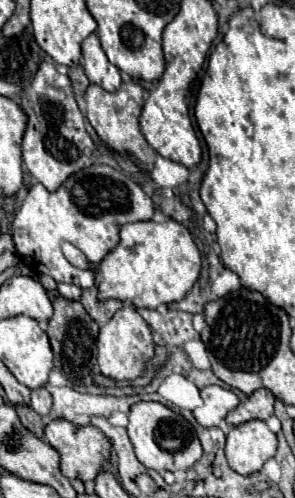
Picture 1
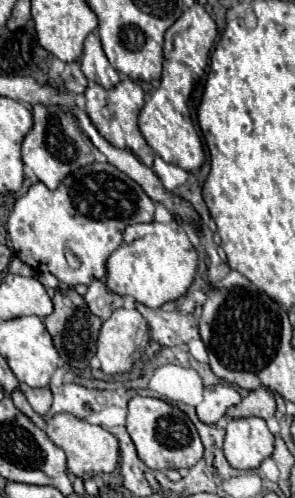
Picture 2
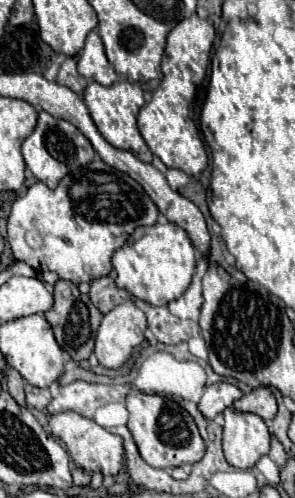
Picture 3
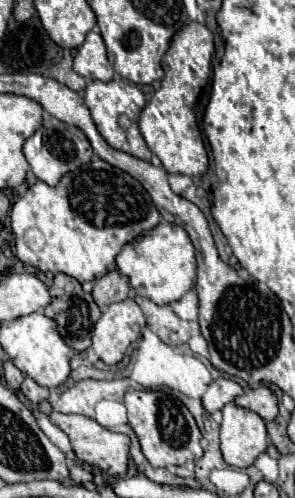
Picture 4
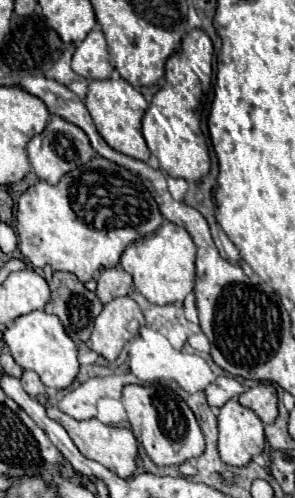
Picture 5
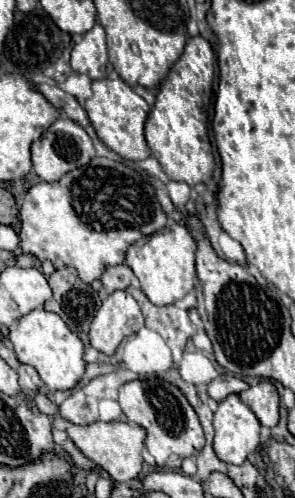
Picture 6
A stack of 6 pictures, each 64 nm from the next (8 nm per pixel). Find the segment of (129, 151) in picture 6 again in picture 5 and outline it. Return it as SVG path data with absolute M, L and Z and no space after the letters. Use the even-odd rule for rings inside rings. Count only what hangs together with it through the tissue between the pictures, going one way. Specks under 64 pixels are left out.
M110 78L108 80L92 80L84 104L96 124L96 130L100 132L100 136L106 140L106 144L110 148L114 148L116 152L126 154L130 158L142 160L142 162L146 162L150 158L150 150L148 150L146 140L142 136L142 116L148 108L148 102L126 80L122 80L122 78L118 78L118 80L110 80Z

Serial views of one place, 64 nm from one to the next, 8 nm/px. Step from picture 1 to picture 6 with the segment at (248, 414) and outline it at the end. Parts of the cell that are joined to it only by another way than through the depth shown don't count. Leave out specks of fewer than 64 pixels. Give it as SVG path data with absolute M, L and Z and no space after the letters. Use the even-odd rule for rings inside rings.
M262 380L256 386L238 394L240 400L256 414L262 426L276 426L278 424L278 390L270 380Z

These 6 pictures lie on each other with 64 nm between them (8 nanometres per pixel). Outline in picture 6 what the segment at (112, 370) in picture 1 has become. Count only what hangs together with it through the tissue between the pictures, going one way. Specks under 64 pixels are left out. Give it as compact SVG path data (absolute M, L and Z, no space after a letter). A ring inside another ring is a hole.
M126 290L112 292L102 300L90 324L90 344L110 356L116 352L118 344L140 326L144 326L144 316L138 302Z

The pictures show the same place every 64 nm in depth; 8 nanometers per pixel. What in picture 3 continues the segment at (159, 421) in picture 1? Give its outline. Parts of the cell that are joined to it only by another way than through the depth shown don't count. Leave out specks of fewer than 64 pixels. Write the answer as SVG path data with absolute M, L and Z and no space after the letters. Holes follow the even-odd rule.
M130 392L126 396L126 408L130 412L128 428L138 444L142 458L154 468L176 468L184 464L194 464L204 456L204 444L196 428L194 418L172 398L160 394Z

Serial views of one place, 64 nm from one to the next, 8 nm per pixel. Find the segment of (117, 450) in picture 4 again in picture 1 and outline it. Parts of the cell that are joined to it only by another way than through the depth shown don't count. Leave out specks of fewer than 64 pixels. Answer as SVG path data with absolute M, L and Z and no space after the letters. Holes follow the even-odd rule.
M52 420L44 428L44 436L50 442L50 446L60 452L60 456L62 456L62 464L60 464L62 474L70 480L74 480L74 478L78 478L82 482L94 480L98 476L98 472L102 468L106 468L106 464L110 462L112 442L96 426L90 426L90 424L88 426L78 426L70 420Z

